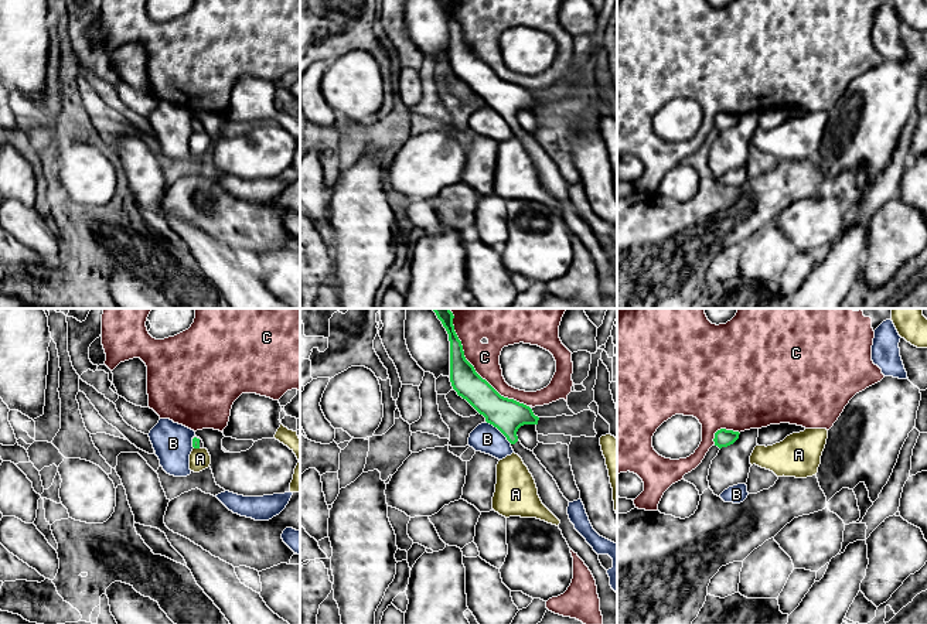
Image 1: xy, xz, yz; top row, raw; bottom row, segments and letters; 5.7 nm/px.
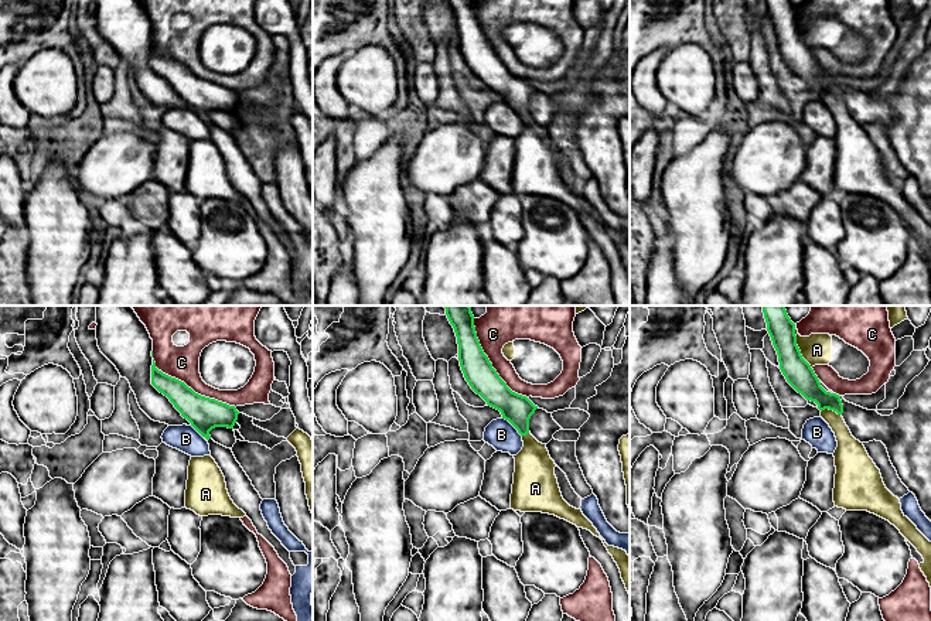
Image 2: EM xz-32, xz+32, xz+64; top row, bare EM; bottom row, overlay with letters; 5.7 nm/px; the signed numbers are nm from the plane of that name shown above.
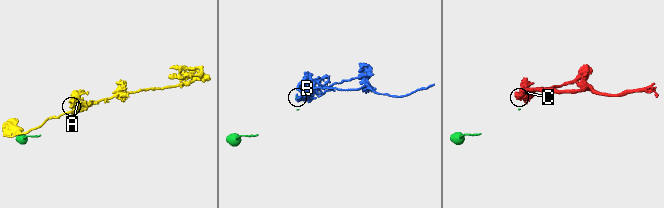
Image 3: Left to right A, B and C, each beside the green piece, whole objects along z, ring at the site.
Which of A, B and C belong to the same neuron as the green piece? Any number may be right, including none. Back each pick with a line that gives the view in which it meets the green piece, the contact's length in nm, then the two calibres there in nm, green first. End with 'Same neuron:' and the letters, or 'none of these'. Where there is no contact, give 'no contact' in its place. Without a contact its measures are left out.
Same neuron: none of these

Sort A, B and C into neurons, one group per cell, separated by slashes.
A / B / C

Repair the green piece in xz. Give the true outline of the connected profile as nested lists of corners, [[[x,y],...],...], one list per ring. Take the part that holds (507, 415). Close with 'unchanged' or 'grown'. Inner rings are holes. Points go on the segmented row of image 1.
[[[450,308],[432,310],[449,334],[450,382],[453,389],[483,415],[487,423],[497,427],[511,443],[514,453],[522,458],[535,480],[542,504],[560,521],[558,526],[569,548],[585,562],[596,580],[603,624],[617,624],[617,593],[610,586],[607,570],[601,566],[599,555],[570,522],[568,515],[569,501],[560,492],[553,477],[534,451],[525,449],[518,440],[518,429],[524,424],[538,424],[539,417],[534,415],[529,406],[501,396],[476,372],[464,357],[461,341],[454,331],[454,316]]]; grown

